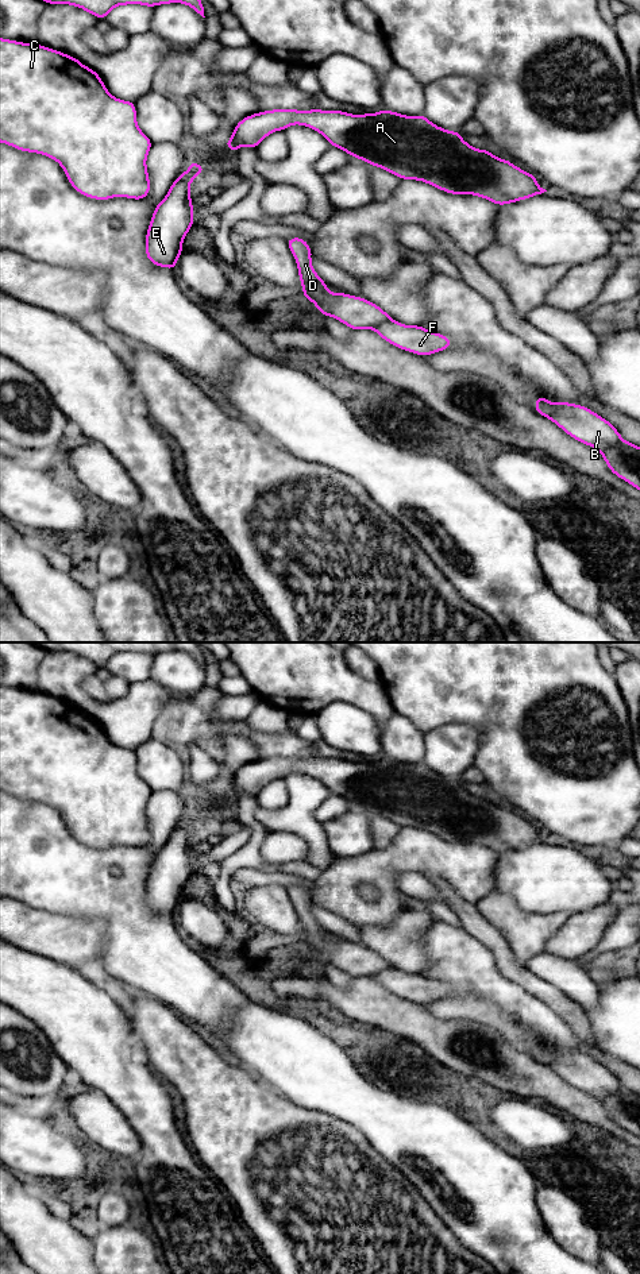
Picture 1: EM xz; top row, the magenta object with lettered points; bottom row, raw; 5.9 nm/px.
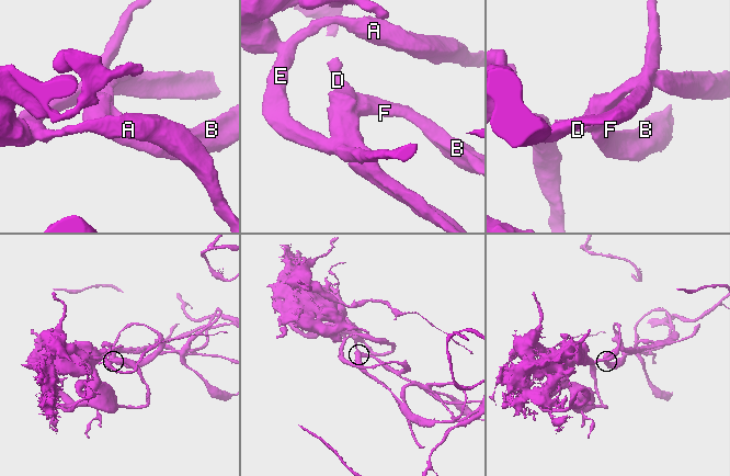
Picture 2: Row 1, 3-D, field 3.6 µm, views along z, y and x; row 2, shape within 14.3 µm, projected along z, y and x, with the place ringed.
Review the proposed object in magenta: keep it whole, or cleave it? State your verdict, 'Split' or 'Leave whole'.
Leave whole

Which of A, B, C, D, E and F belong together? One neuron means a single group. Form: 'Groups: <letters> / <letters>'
Groups: A B C D E F

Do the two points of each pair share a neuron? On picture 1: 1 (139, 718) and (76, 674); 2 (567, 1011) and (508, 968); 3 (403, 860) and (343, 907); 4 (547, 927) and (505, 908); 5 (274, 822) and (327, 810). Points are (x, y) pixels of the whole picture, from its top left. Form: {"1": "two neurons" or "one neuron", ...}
{"1": "one neuron", "2": "one neuron", "3": "one neuron", "4": "one neuron", "5": "two neurons"}

